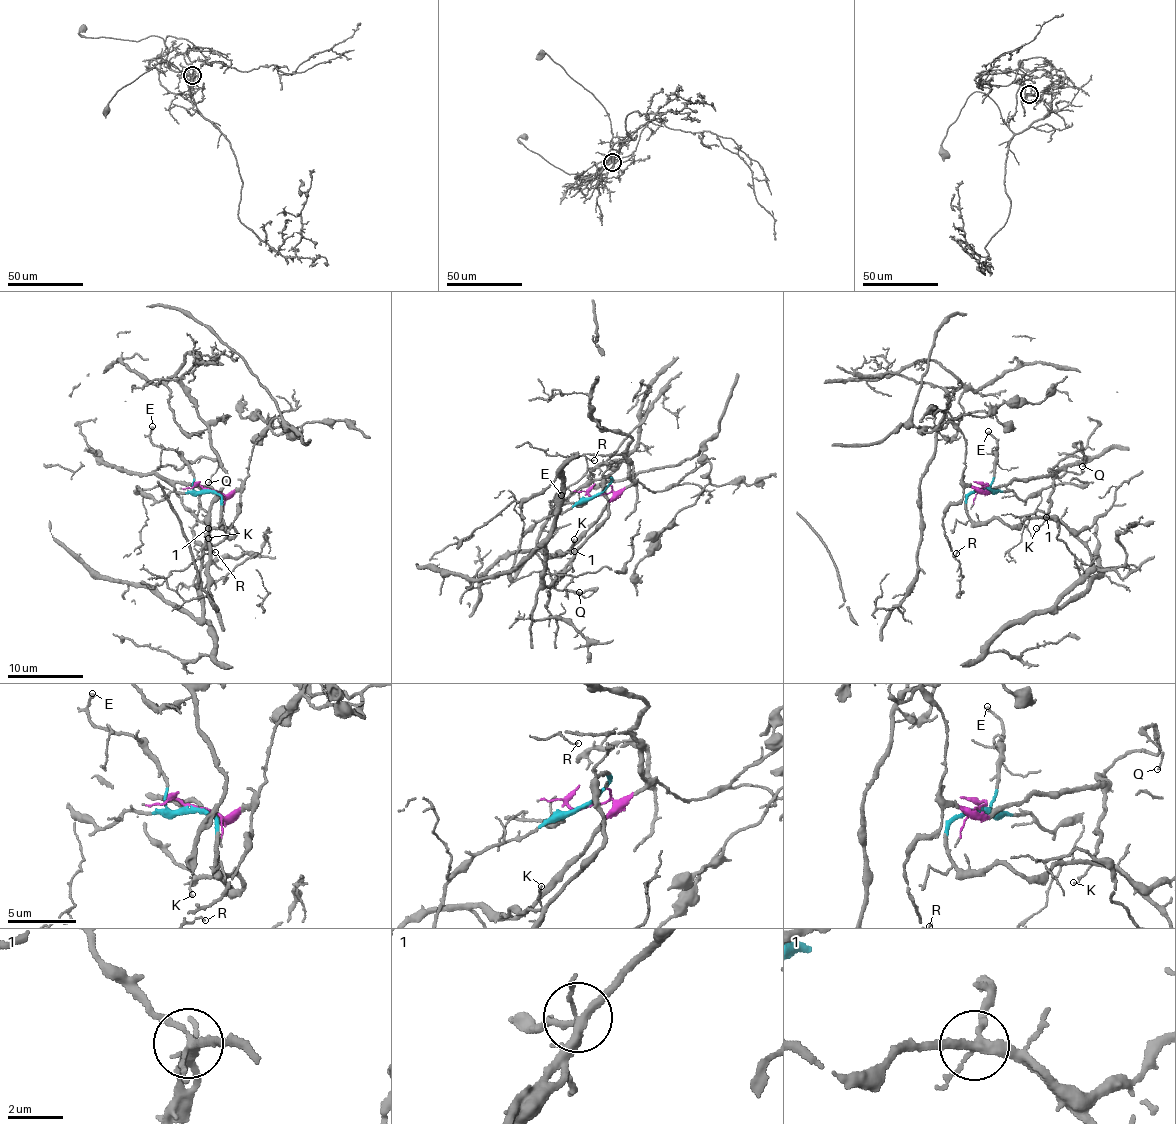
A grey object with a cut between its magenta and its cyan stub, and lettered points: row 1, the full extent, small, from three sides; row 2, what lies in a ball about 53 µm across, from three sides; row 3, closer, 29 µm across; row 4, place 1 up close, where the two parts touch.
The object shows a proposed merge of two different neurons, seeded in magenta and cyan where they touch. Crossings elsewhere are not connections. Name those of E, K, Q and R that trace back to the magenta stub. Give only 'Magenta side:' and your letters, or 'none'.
Magenta side: K, Q, R

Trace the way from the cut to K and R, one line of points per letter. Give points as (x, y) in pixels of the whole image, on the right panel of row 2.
K: (984, 487), (978, 489), (990, 493), (1014, 480), (1052, 475), (1053, 493), (1047, 515), (1036, 529)
R: (984, 487), (965, 488), (963, 496), (945, 513), (944, 523), (951, 554), (956, 552)

